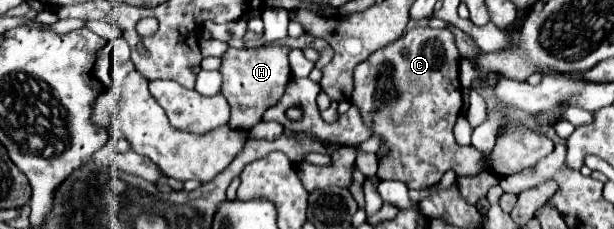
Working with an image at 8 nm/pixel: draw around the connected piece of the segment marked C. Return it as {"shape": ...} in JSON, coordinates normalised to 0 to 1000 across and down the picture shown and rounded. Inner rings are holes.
{"shape":[[[679,114],[578,288],[578,384],[572,410],[572,454],[585,472],[591,533],[604,559],[607,594],[617,594],[624,611],[624,638],[630,646],[630,672],[617,699],[614,742],[614,769],[621,786],[653,786],[663,803],[663,821],[686,830],[712,803],[721,751],[731,734],[741,742],[741,760],[748,769],[770,769],[790,747],[792,677],[770,638],[748,638],[738,603],[738,550],[754,472],[751,376],[744,349],[744,262],[748,227],[738,148],[728,122],[705,131],[699,114]]]}

